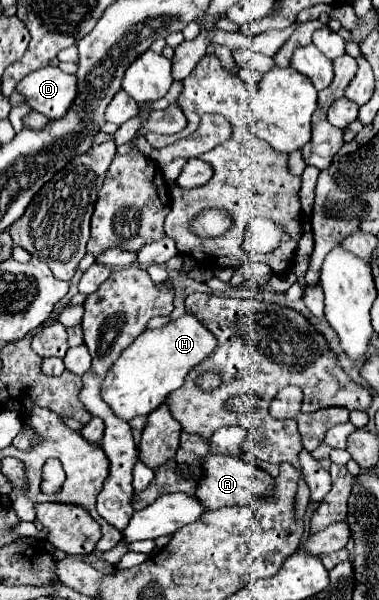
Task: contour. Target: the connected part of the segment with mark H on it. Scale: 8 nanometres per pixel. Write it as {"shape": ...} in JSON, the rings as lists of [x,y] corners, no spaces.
{"shape":[[[189,313],[161,329],[147,329],[111,365],[101,385],[101,397],[111,411],[125,421],[139,415],[149,415],[165,403],[171,391],[183,385],[185,375],[201,363],[201,359],[205,359],[215,345],[217,343],[213,335],[209,335],[209,329],[201,327],[201,323],[197,323],[197,319]]]}

